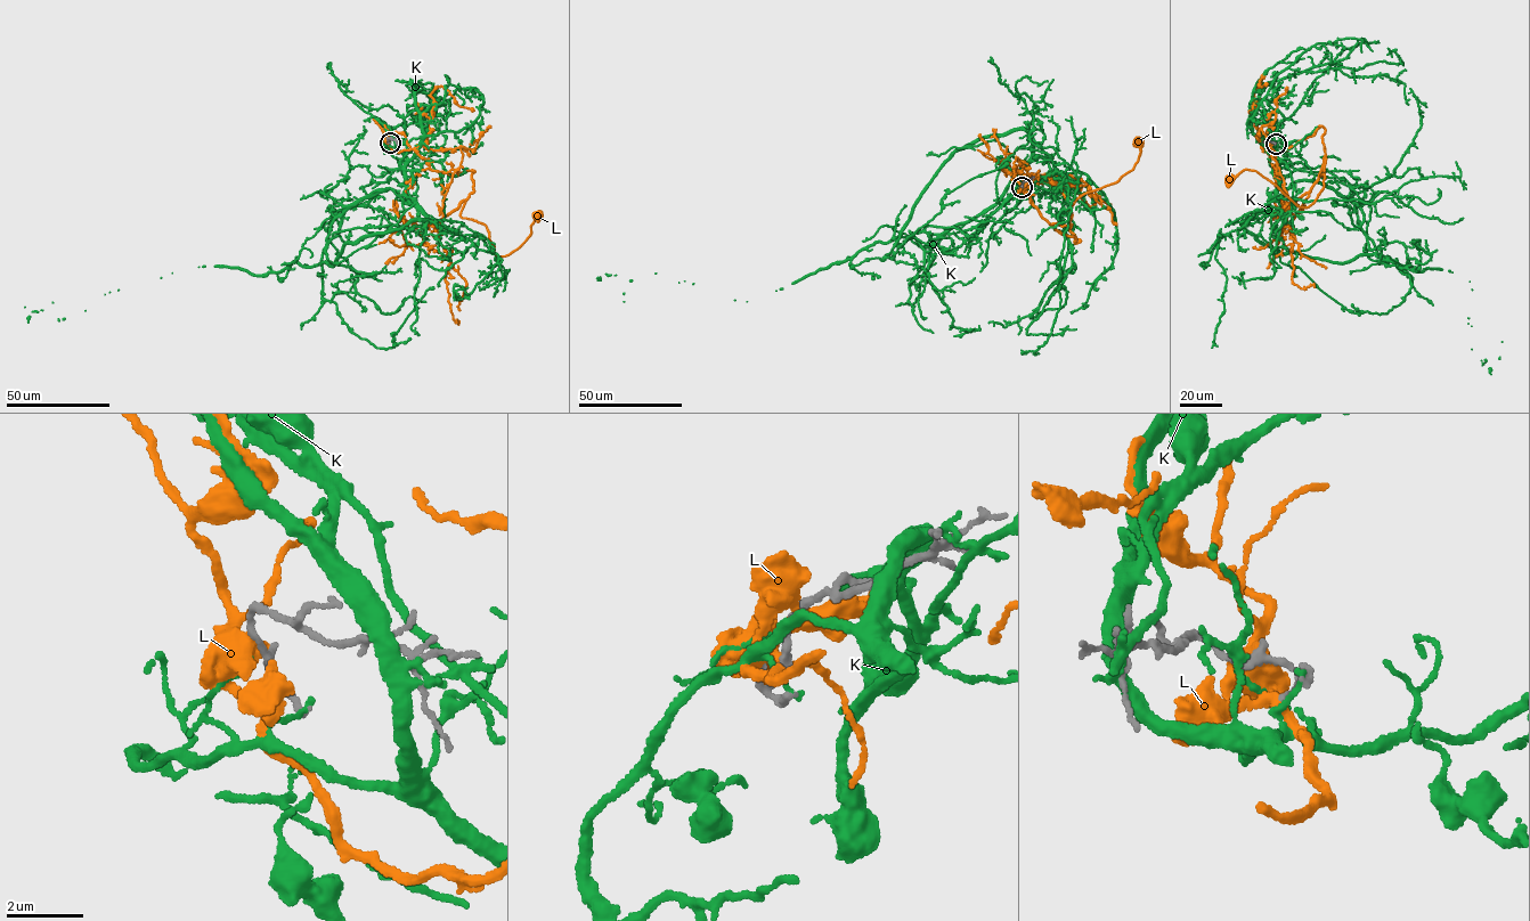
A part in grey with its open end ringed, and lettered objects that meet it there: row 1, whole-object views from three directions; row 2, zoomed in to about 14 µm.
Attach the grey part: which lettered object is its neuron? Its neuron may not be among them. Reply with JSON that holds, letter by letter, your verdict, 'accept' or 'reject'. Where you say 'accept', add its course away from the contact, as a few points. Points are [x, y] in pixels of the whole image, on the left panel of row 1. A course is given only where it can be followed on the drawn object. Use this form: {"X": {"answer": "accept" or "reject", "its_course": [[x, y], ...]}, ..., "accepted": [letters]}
{"K": {"answer": "reject"}, "L": {"answer": "reject"}, "accepted": []}

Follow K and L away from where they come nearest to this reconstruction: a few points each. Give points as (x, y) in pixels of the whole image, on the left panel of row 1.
K: (390, 143), (407, 159), (405, 190), (350, 205), (318, 263), (198, 267), (27, 322)
L: (388, 143), (432, 170), (474, 171), (460, 216), (486, 226), (497, 254), (520, 247), (537, 217)

